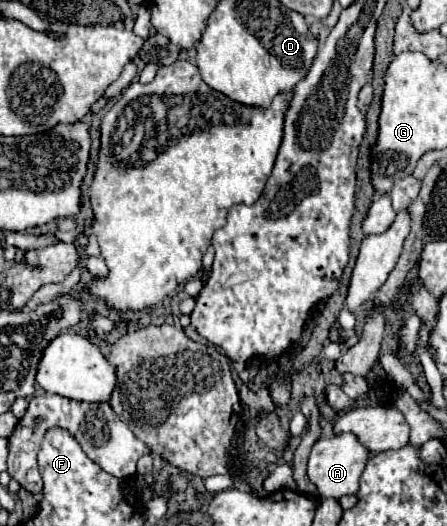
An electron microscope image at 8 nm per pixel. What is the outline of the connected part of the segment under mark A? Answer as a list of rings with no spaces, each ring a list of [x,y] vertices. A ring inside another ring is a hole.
[[[351,432],[335,434],[333,438],[323,438],[315,442],[311,456],[309,456],[309,466],[307,466],[307,476],[309,480],[317,486],[319,494],[323,498],[341,498],[347,494],[357,494],[359,490],[359,478],[365,468],[365,462],[369,460],[369,450],[359,442],[359,438]]]

